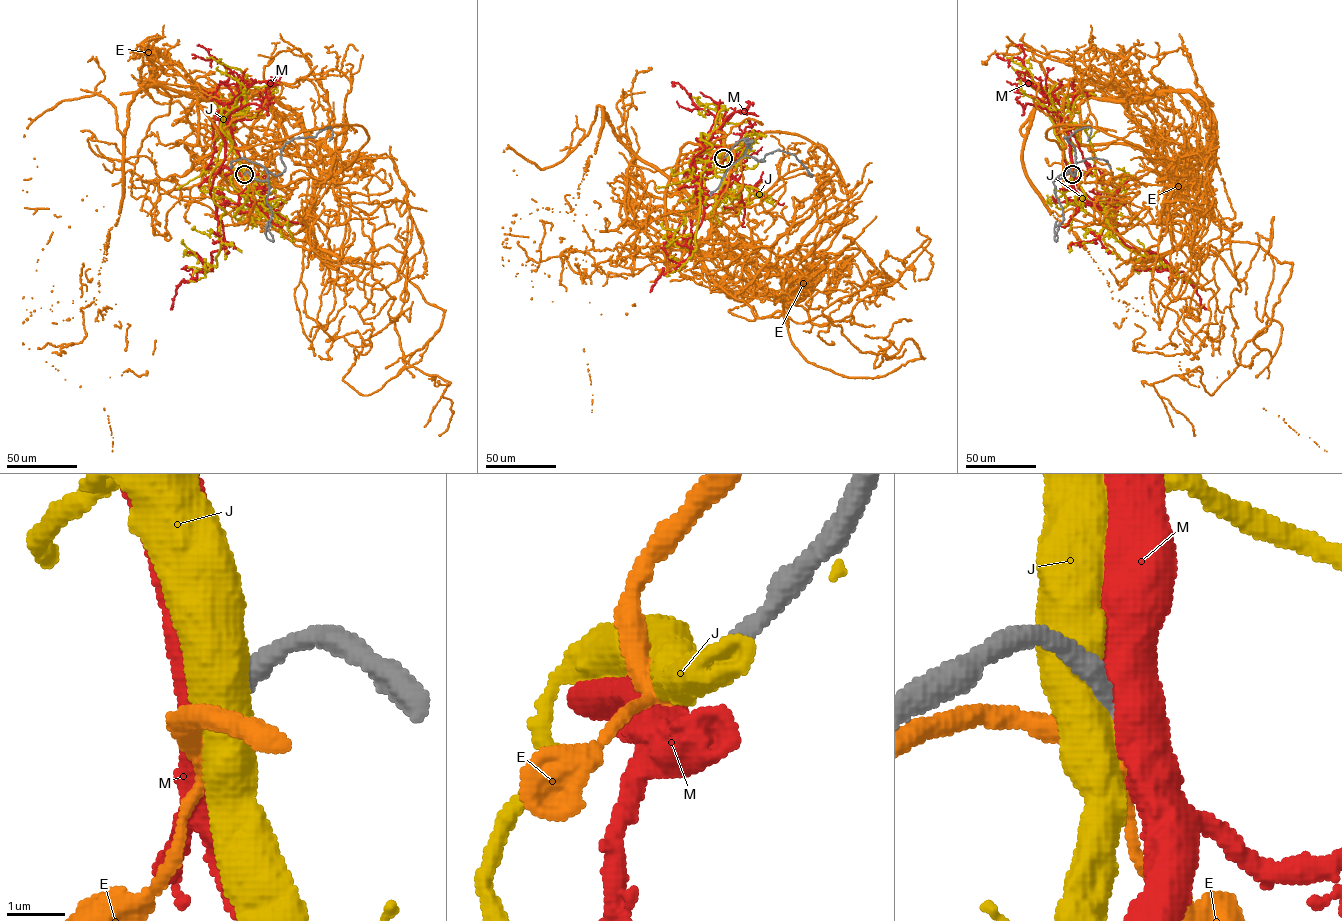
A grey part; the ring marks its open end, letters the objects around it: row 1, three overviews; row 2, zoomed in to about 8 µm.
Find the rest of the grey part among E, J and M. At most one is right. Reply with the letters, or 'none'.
E

